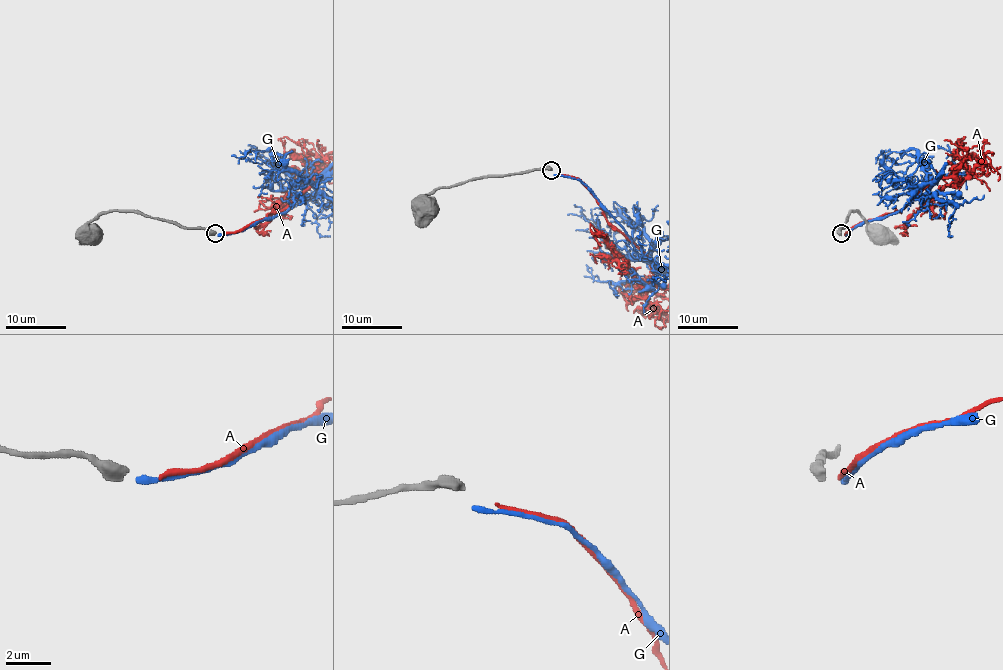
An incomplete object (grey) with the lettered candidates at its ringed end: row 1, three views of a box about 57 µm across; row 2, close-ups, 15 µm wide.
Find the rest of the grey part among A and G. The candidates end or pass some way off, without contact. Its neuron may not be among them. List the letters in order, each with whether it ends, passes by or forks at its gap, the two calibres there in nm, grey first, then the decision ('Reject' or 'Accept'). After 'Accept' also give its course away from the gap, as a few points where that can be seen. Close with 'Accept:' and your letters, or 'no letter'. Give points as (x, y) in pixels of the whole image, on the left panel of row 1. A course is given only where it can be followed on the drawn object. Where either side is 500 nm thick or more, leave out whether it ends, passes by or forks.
A: It ends there. Thickness 480 nm (grey) against 220 nm. Accept
G: It ends there. Thickness 480 nm (grey) against 280 nm. Reject
Accept: A

